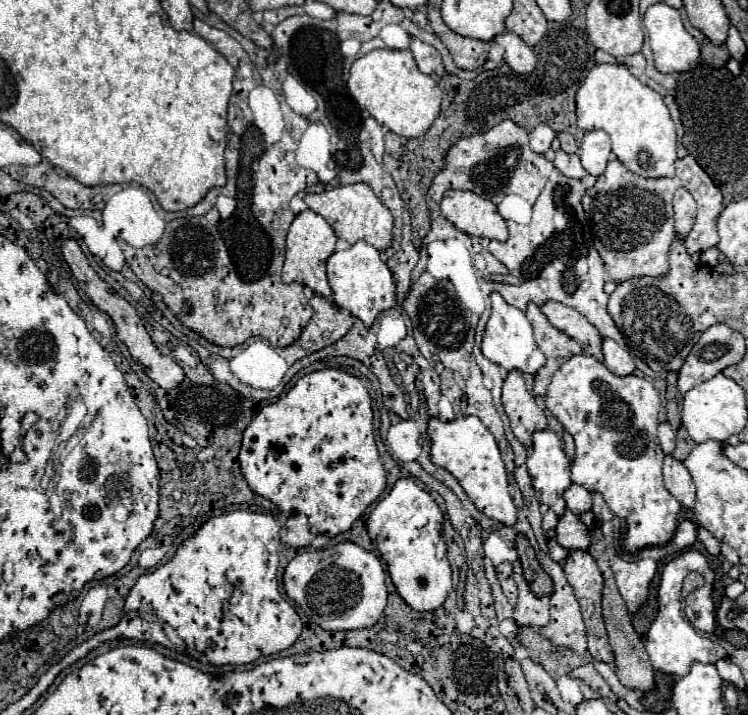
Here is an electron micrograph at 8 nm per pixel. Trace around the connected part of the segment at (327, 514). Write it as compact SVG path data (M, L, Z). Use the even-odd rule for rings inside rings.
M339 369L313 371L301 377L279 401L265 405L247 425L239 463L251 491L273 501L287 517L287 533L281 539L285 545L305 547L319 533L339 535L347 531L385 489L385 469L375 445L369 391L361 379Z

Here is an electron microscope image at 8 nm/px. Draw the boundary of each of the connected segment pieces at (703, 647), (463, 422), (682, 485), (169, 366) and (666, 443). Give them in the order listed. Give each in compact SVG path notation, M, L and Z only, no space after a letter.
M669 561L661 573L661 585L659 585L659 611L655 615L655 621L651 623L647 631L647 641L641 639L645 645L645 653L649 653L649 659L655 669L663 673L673 673L673 675L687 675L689 667L695 661L701 663L717 663L719 659L725 657L725 651L719 643L701 637L683 617L681 617L681 585L683 579L691 573L701 569L701 561Z
M473 415L455 417L453 421L441 421L433 417L429 419L427 431L431 439L431 461L447 469L459 481L481 513L501 521L503 525L513 525L517 521L517 509L511 495L507 493L505 465L491 431Z
M665 455L663 459L663 477L667 491L683 505L693 507L695 505L695 483L687 471L687 467L673 459L671 455Z
M67 239L67 241L63 243L61 251L63 251L63 257L65 257L67 265L71 267L75 279L79 281L79 287L89 295L89 299L91 299L101 311L105 311L105 313L113 319L115 329L117 329L117 335L119 335L119 339L129 347L131 357L133 357L137 363L141 363L141 365L145 367L147 375L149 375L159 387L163 387L163 389L173 389L173 387L177 387L177 385L185 379L185 373L183 373L181 365L175 363L171 357L165 357L165 355L159 353L159 349L153 345L149 333L145 331L145 327L143 327L143 323L141 323L141 317L137 315L135 307L133 307L129 301L125 301L123 297L119 297L119 295L113 291L113 287L107 285L107 283L93 271L93 267L89 265L89 259L85 257L85 253L81 251L81 247L79 247L79 243L77 243L75 239Z
M659 423L659 443L663 453L673 453L675 449L675 431L669 423Z

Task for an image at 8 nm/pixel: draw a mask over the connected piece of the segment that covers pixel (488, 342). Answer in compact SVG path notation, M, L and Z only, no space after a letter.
M491 293L491 317L487 321L485 327L485 335L481 341L481 351L487 359L491 359L493 363L501 365L507 371L519 369L523 373L531 373L535 375L543 365L545 365L545 357L539 351L535 337L533 337L533 329L529 319L525 317L523 311L519 311L517 307L509 305L499 293Z

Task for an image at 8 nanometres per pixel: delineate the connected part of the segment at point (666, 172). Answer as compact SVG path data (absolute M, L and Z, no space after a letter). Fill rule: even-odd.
M597 63L589 71L575 97L575 115L583 131L601 129L611 137L613 153L629 171L641 177L671 177L675 173L677 135L669 109L663 97L631 75L623 63Z

